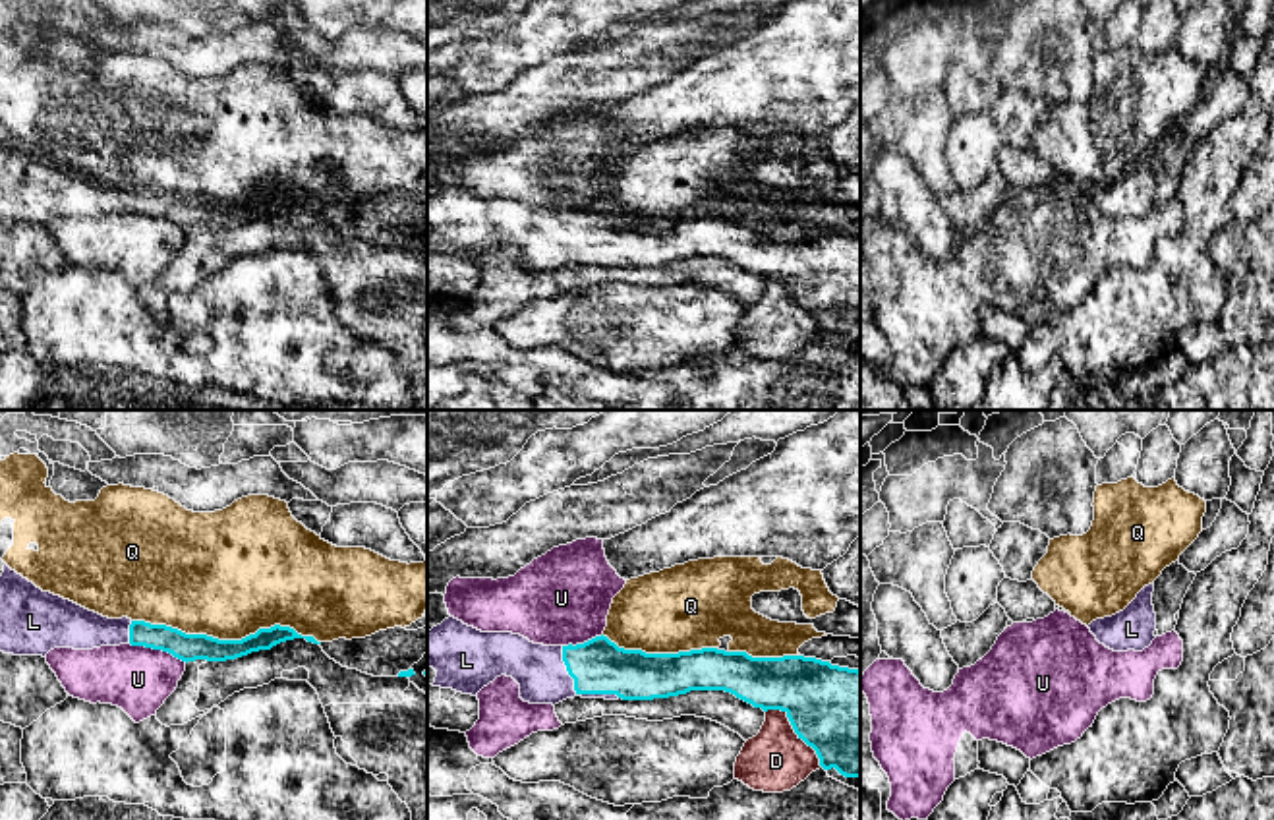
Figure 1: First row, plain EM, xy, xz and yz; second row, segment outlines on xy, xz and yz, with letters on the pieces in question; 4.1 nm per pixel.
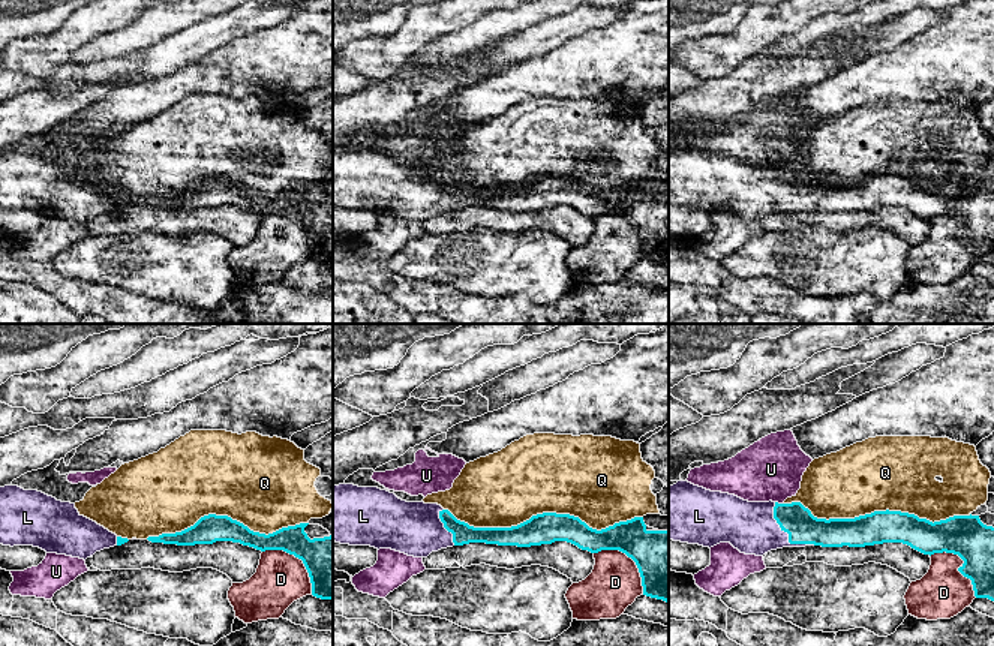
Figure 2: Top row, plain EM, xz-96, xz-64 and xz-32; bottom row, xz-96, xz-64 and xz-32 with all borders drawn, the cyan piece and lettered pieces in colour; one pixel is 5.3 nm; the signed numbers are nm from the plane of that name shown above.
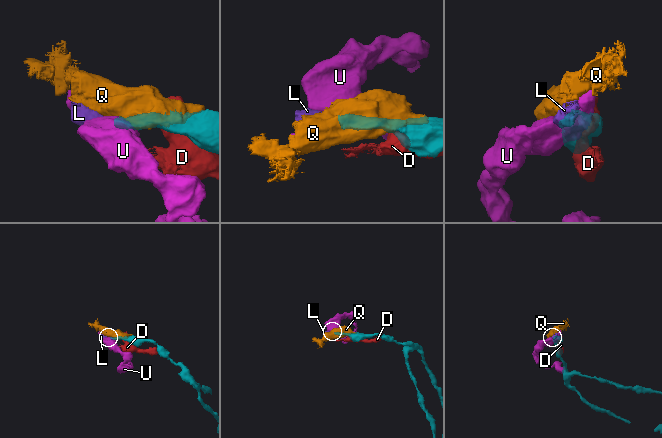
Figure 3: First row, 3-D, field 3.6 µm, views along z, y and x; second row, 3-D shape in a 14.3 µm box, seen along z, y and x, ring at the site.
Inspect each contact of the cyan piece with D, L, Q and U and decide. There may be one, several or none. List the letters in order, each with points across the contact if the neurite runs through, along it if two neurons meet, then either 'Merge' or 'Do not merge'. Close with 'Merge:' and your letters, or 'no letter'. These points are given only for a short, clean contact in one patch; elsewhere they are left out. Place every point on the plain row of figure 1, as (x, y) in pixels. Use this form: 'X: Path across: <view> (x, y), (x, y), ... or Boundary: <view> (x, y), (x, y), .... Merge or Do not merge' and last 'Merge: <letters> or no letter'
D: Do not merge
L: Path across: xz (598, 233), (577, 258), (559, 240), (540, 238). Merge
Q: Do not merge
U: Boundary: xy (130, 209), (167, 217), (186, 229). Do not merge
Merge: L

